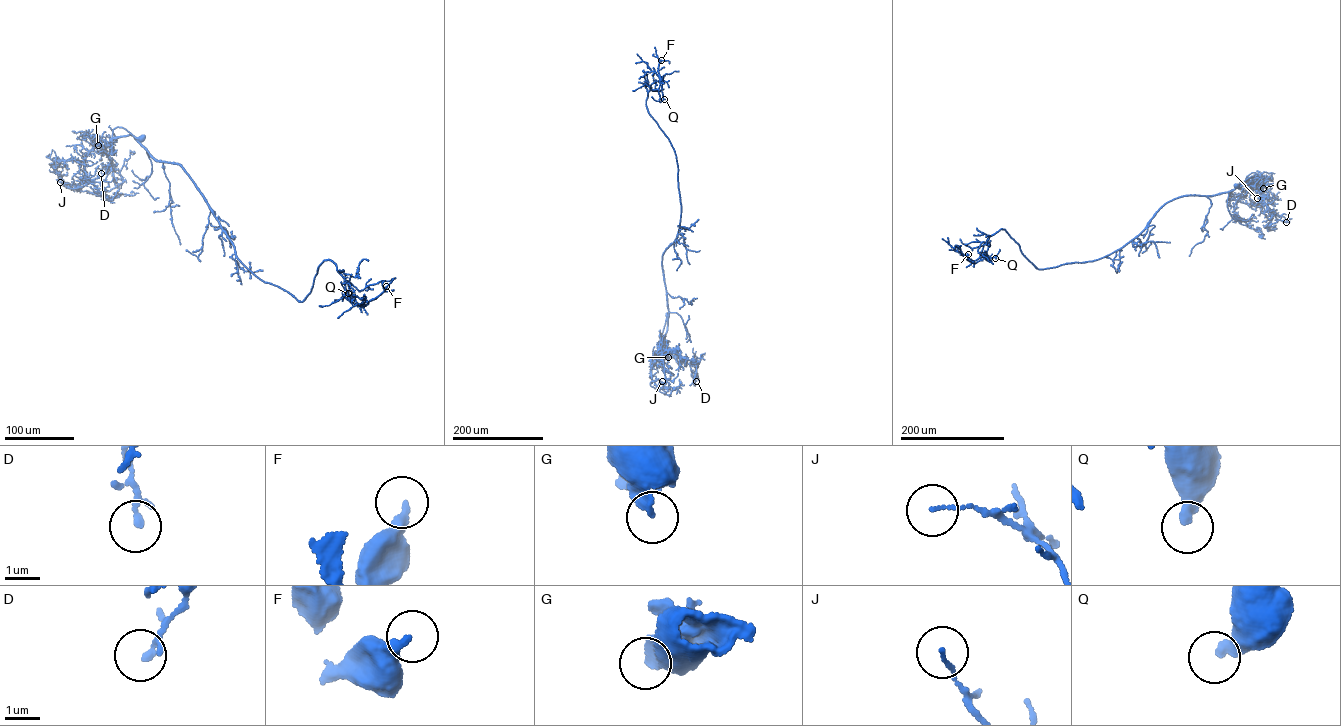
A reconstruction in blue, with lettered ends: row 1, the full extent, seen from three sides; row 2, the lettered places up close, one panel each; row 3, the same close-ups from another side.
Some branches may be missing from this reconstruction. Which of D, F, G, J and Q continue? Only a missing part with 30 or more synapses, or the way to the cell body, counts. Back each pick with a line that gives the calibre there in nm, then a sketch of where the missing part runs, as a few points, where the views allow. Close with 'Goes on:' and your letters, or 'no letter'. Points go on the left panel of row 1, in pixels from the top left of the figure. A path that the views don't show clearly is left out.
G: 280 nm
Goes on: G

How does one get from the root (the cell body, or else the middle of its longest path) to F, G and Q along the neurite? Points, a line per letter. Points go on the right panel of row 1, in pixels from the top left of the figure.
F: (1236, 186), (1252, 176), (1169, 201), (1093, 260), (1039, 269), (1002, 229), (982, 259), (968, 254)
G: (1236, 186), (1252, 176), (1252, 185), (1263, 188)
Q: (1236, 186), (1252, 176), (1169, 201), (1093, 260), (1039, 269), (1002, 229), (987, 239), (995, 258)

